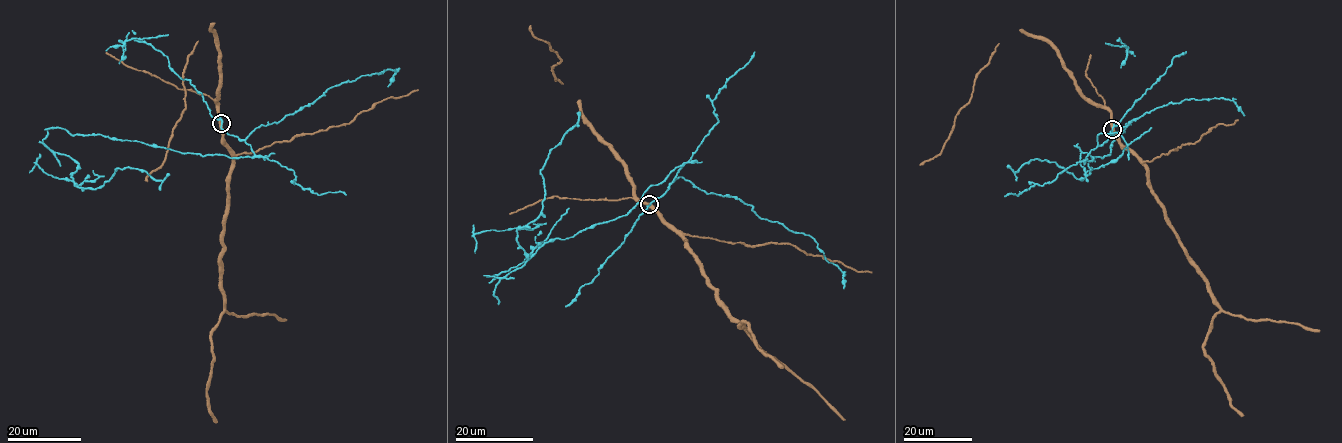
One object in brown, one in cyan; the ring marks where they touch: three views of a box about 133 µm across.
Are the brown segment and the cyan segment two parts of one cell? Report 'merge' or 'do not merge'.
do not merge

